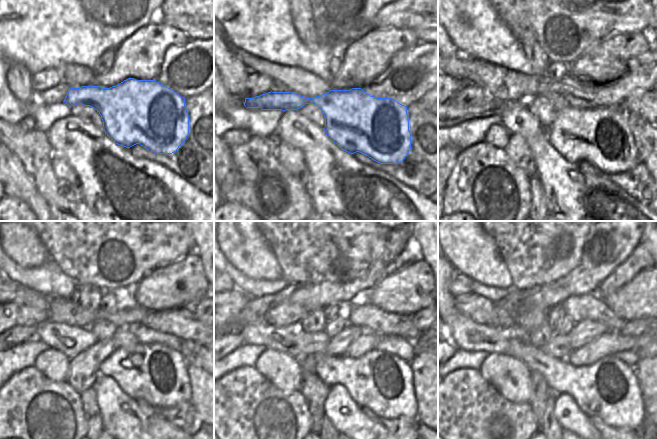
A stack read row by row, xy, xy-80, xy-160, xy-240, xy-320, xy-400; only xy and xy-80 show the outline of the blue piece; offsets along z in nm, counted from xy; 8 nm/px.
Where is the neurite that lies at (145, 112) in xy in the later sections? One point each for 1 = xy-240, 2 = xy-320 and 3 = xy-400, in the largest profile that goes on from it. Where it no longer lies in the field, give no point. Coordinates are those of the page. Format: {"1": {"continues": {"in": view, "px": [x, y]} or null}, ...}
{"1": {"continues": {"in": "xy-240", "px": [154, 373]}}, "2": {"continues": {"in": "xy-320", "px": [381, 382]}}, "3": {"continues": {"in": "xy-400", "px": [609, 390]}}}

